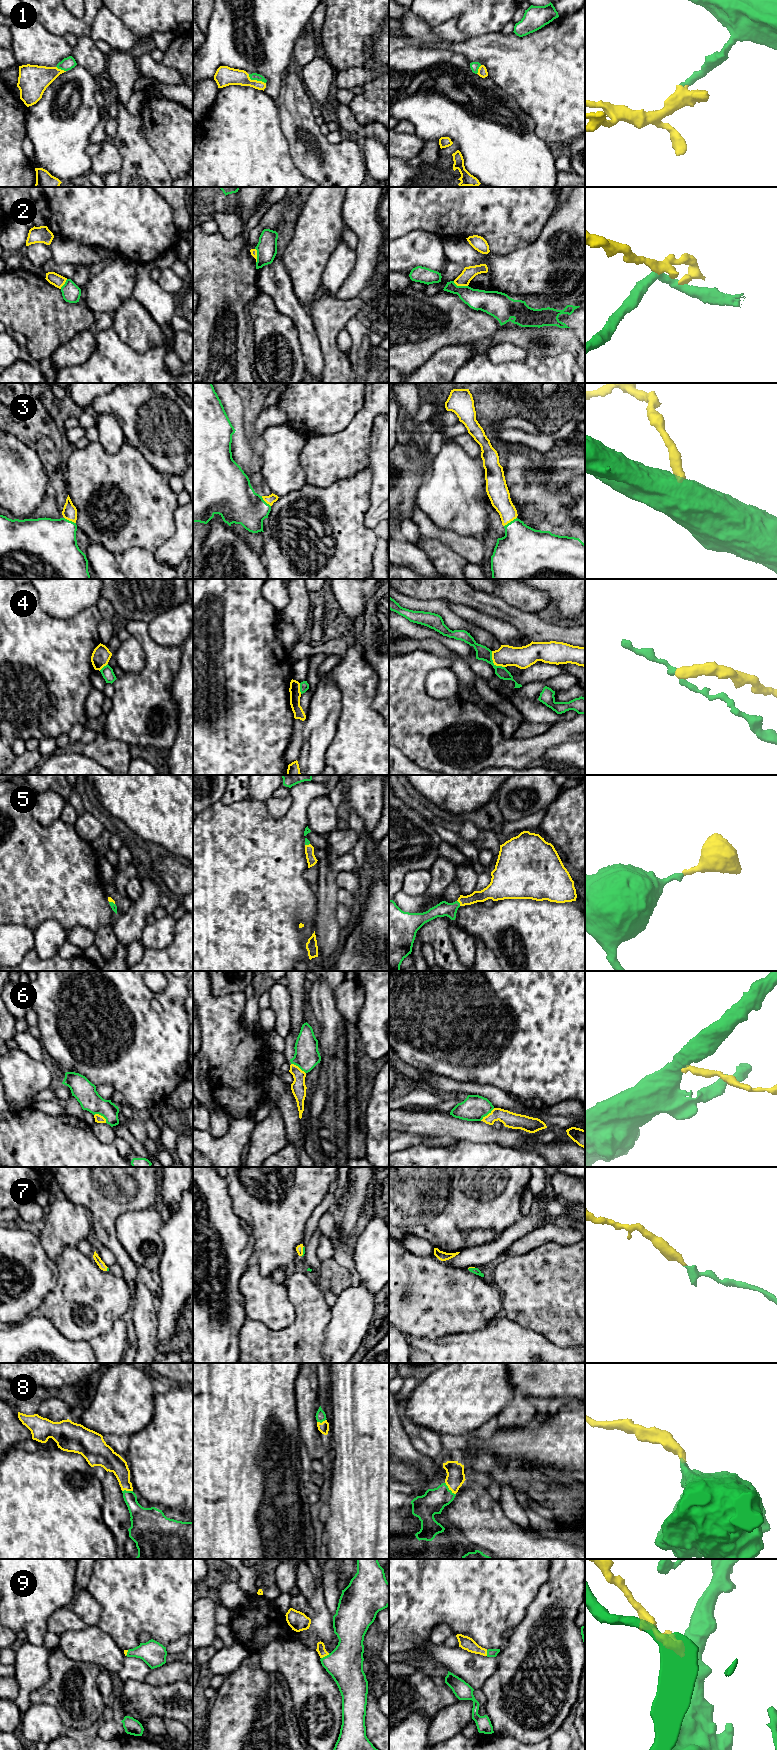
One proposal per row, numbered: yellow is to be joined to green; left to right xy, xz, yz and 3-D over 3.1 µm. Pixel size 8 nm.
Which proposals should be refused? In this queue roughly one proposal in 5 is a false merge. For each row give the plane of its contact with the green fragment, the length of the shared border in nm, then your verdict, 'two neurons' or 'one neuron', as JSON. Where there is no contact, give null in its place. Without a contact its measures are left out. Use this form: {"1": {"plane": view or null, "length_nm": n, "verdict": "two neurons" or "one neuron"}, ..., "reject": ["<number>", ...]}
{"1": {"plane": "xz", "length_nm": 160, "verdict": "one neuron"}, "2": {"plane": "yz", "length_nm": 130, "verdict": "two neurons"}, "3": {"plane": "yz", "length_nm": 130, "verdict": "one neuron"}, "4": {"plane": "yz", "length_nm": 170, "verdict": "two neurons"}, "5": {"plane": "yz", "length_nm": 50, "verdict": "one neuron"}, "6": {"plane": "yz", "length_nm": 160, "verdict": "two neurons"}, "7": {"plane": "xz", "length_nm": 80, "verdict": "one neuron"}, "8": {"plane": "yz", "length_nm": 130, "verdict": "one neuron"}, "9": {"plane": "xz", "length_nm": 80, "verdict": "one neuron"}, "reject": ["2", "4", "6"]}

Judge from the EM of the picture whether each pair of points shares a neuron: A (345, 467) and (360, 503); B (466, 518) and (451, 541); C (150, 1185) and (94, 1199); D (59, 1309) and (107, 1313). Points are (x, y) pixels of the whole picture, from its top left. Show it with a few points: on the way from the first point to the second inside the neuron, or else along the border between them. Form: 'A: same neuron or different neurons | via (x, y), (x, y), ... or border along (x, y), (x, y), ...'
A: different neurons | border along (368, 463), (355, 474), (338, 479), (328, 486)
B: different neurons | border along (434, 524), (479, 539)
C: same neuron | via (137, 1199), (131, 1205), (125, 1207), (108, 1207)
D: same neuron | via (71, 1303), (74, 1300), (95, 1301)

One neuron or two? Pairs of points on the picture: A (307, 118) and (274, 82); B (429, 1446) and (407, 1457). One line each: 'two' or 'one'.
A: two
B: two

